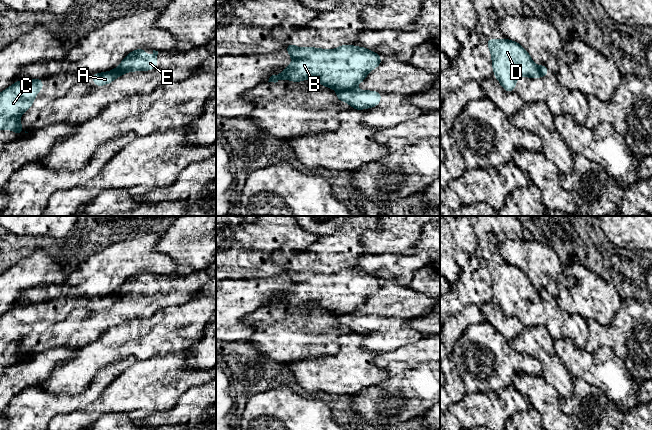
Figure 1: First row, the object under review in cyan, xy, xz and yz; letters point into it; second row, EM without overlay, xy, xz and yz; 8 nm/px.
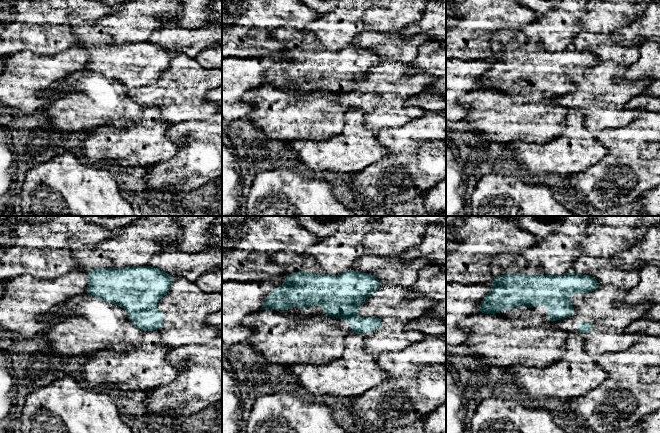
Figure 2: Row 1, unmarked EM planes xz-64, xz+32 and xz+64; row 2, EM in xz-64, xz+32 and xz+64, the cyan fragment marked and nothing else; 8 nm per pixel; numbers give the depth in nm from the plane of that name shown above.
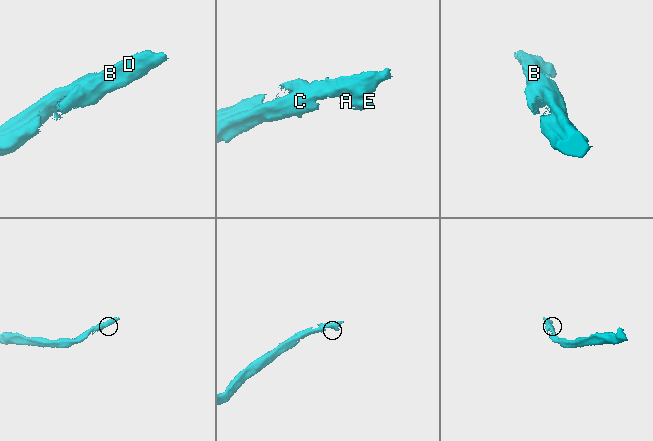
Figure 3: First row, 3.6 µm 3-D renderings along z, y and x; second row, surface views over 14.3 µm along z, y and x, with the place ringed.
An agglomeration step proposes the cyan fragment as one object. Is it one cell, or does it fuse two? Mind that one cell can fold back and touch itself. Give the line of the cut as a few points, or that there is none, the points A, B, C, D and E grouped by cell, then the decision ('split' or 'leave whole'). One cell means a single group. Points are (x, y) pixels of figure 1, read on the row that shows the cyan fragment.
cut in xz along (352, 87), (338, 92); A B C D / E; split

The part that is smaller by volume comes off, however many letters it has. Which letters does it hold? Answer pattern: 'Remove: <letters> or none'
Remove: E

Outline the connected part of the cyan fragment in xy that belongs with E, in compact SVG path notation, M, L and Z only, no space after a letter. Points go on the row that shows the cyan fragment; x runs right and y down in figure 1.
M140 48L129 53L116 68L120 75L130 71L154 70L157 68L158 51L153 50L153 55L143 55L147 48Z

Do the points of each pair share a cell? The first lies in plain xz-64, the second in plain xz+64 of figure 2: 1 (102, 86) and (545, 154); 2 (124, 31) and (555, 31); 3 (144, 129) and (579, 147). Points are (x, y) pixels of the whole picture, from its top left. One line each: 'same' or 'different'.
1: different
2: same
3: same

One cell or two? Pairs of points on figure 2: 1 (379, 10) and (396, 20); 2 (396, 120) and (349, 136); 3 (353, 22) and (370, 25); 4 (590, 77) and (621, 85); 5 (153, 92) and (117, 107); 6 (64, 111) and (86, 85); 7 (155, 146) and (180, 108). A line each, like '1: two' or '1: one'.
1: one
2: two
3: two
4: one
5: two
6: one
7: two

